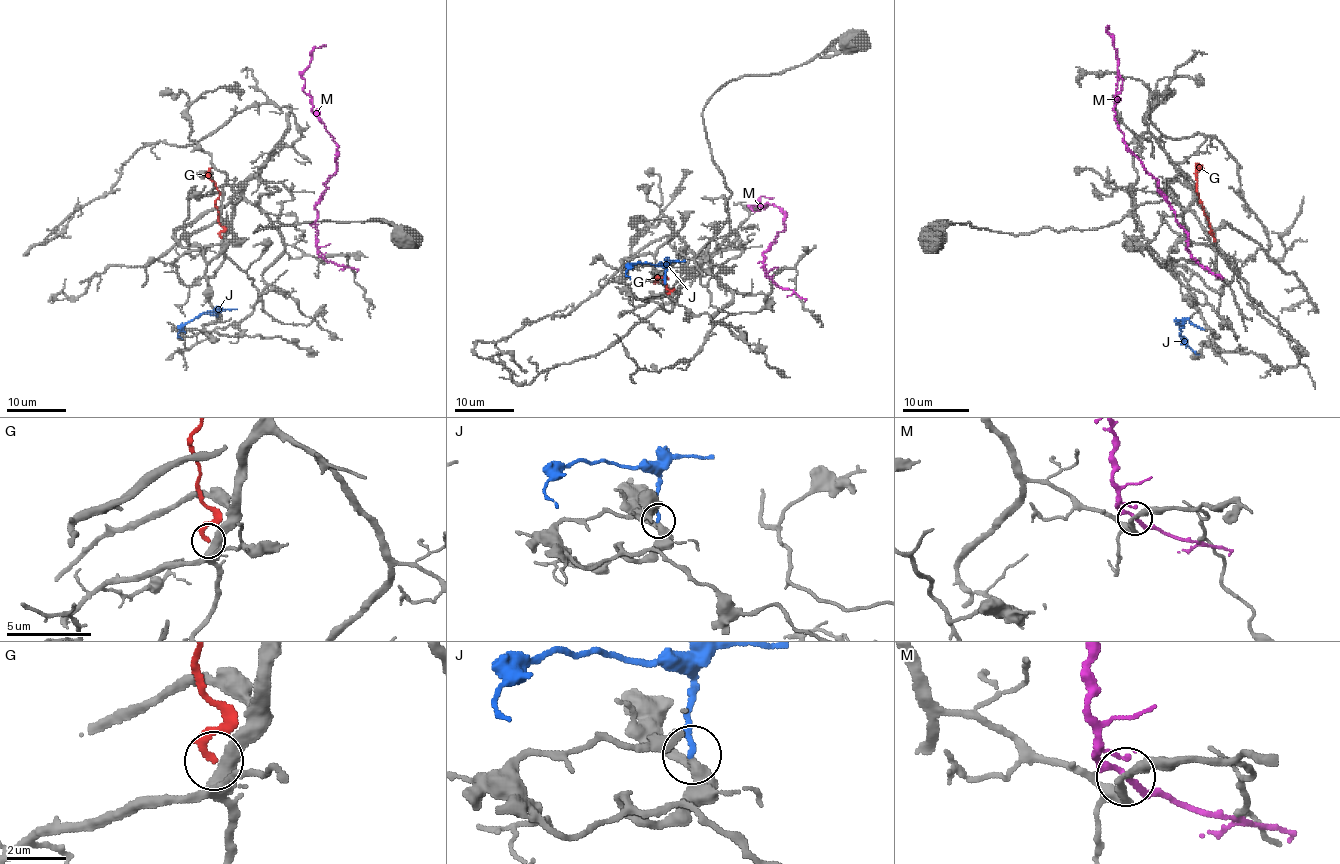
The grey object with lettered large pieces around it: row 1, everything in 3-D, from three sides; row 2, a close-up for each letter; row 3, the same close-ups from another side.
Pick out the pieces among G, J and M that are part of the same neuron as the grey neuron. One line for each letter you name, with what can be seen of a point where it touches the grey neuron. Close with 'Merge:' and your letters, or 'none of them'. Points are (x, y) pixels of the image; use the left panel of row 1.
J: (217, 316)
Merge: J

